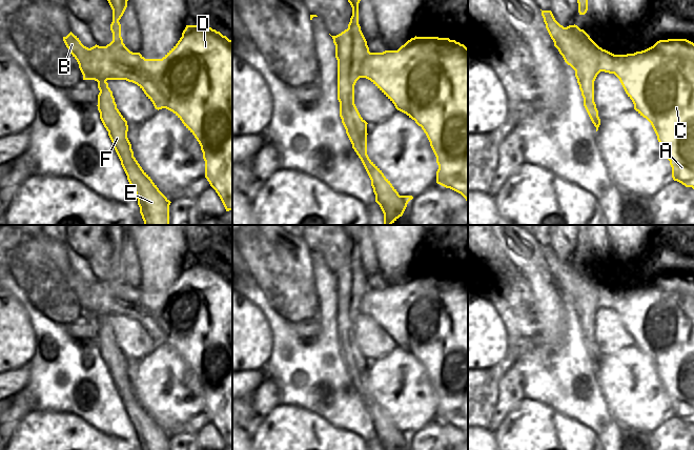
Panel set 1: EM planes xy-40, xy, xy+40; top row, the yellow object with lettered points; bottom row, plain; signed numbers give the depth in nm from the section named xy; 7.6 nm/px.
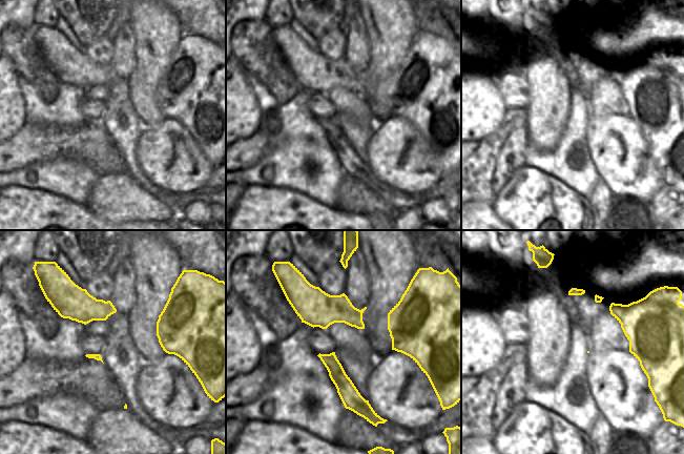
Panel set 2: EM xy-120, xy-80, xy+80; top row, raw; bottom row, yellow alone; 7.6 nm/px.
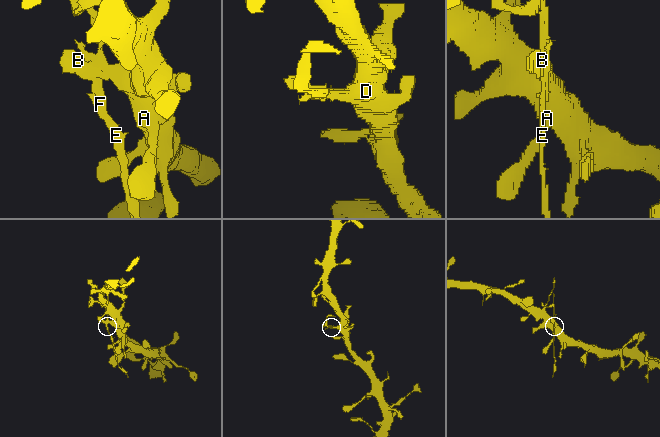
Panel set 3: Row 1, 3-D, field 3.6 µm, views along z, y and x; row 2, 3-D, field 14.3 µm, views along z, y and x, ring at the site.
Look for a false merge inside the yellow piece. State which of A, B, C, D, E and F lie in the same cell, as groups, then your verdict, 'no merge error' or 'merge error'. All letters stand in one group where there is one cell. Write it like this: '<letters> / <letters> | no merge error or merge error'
A B C D / E F | merge error

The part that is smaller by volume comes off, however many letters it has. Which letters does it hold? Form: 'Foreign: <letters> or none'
Foreign: E, F

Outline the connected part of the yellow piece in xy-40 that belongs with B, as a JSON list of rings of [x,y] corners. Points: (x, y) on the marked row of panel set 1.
[[[186,25],[178,43],[162,59],[145,59],[129,49],[84,46],[72,32],[63,41],[79,64],[83,80],[126,80],[137,84],[156,109],[172,111],[195,136],[205,161],[205,178],[220,197],[226,211],[232,210],[232,40],[205,25]]]

